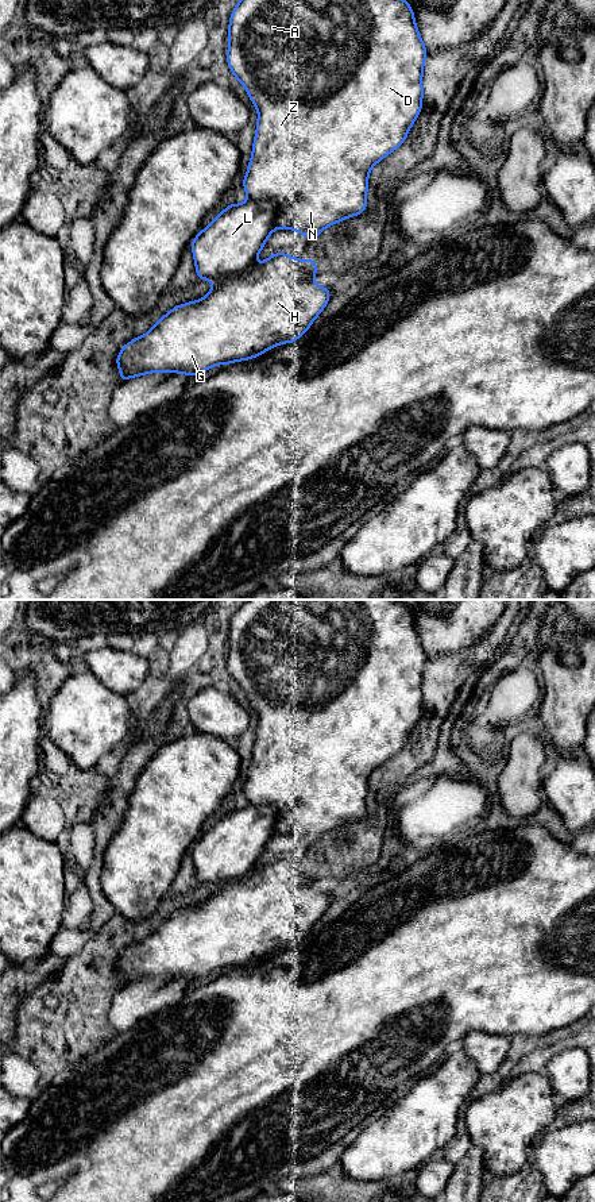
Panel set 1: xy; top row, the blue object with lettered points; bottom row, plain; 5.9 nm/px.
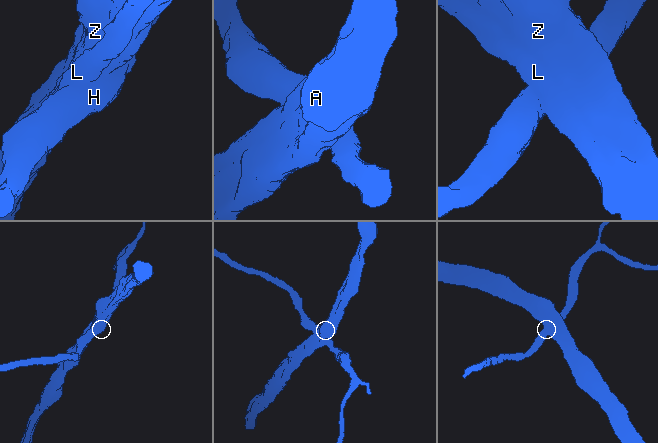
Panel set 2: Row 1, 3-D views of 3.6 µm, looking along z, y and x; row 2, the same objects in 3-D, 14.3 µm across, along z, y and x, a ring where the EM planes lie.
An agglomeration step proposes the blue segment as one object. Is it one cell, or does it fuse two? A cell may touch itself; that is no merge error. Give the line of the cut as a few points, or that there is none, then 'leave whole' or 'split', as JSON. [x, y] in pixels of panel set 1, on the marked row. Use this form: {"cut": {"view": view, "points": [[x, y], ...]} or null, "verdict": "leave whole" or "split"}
{"cut": {"view": "xy", "points": [[252, 266], [213, 284]]}, "verdict": "split"}

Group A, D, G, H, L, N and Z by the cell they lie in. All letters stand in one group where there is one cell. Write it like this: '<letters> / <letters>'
A D L N Z / G H

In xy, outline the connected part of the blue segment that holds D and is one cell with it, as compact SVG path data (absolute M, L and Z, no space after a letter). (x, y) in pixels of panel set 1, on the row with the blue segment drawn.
M239 0L229 18L228 43L227 63L233 77L243 84L259 115L252 155L243 178L248 200L243 204L229 203L190 243L197 280L210 280L213 284L252 267L267 238L277 228L291 228L305 235L313 244L327 227L366 211L370 170L406 140L410 127L422 109L421 80L424 61L429 53L416 26L414 12L406 0Z

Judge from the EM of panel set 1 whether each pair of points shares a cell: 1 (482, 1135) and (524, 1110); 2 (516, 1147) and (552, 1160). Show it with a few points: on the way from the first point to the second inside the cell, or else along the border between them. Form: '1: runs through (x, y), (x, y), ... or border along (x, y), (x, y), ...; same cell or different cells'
1: runs through (493, 1124), (506, 1122), (513, 1117); same cell
2: border along (545, 1129), (530, 1147), (528, 1159); different cells

